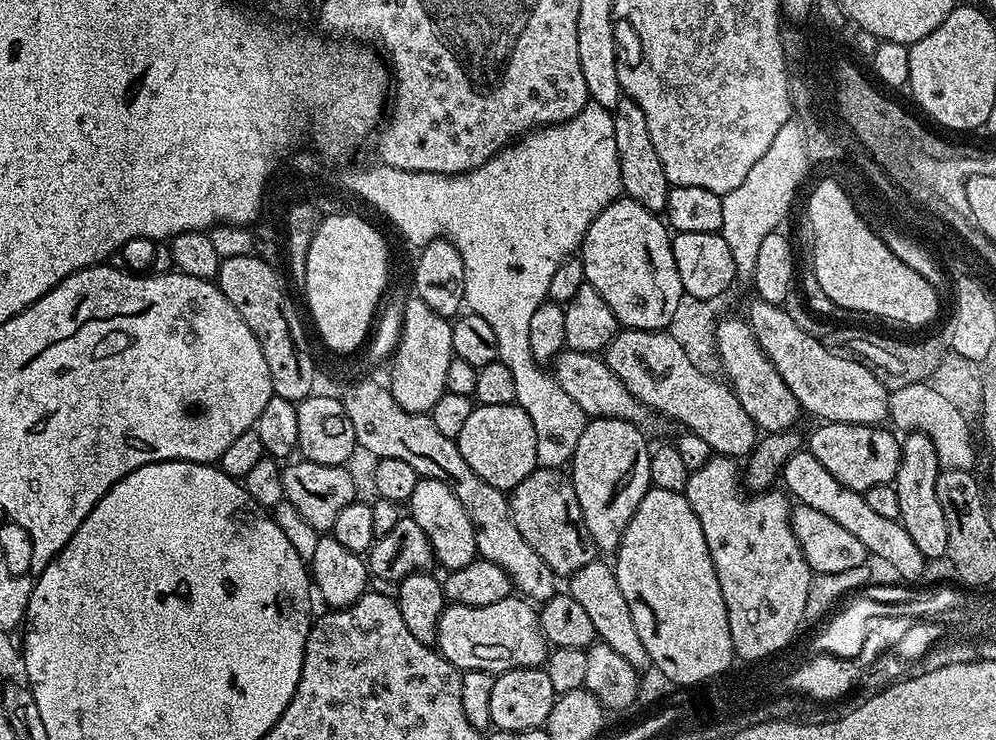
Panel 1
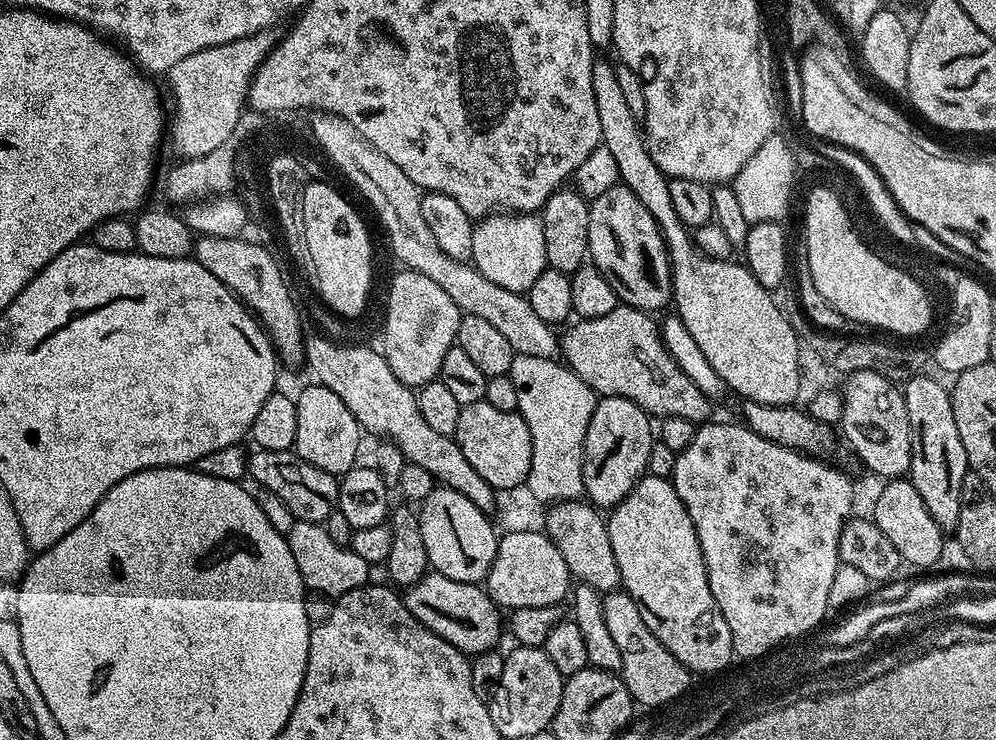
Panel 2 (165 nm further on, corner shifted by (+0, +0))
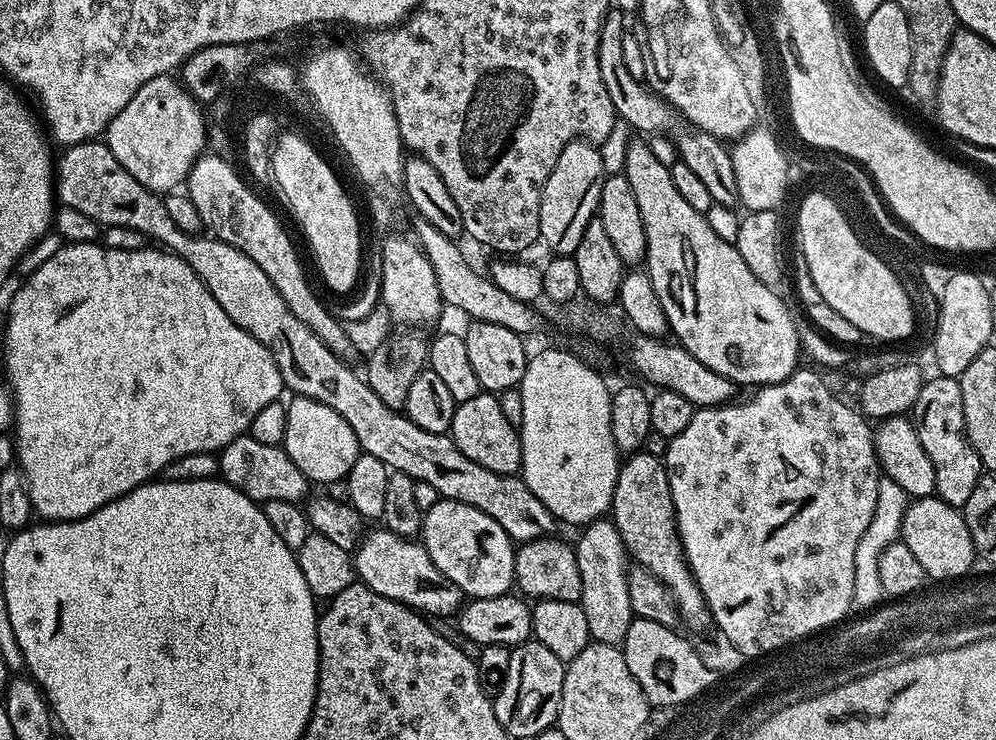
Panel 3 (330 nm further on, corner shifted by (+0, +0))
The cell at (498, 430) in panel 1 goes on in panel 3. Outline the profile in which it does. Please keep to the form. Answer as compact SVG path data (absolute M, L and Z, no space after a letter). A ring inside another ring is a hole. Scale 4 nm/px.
M481 394L470 398L470 402L456 405L450 435L470 462L478 462L478 466L494 470L494 474L515 476L519 473L522 462L520 434L517 425L506 422L506 414L502 414L502 406L495 395Z

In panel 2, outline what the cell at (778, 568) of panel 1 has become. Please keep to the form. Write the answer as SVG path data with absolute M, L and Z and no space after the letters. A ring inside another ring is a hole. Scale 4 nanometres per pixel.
M705 422L696 430L696 436L686 446L686 450L676 453L676 465L671 474L672 485L678 490L678 498L686 506L690 518L694 522L694 530L698 534L698 542L702 546L702 554L706 562L706 574L710 582L710 594L714 594L714 602L718 602L718 610L722 610L722 618L726 618L726 626L730 626L732 647L739 648L744 655L762 652L768 645L776 643L782 636L800 632L814 622L820 624L823 616L830 612L828 599L830 586L834 583L834 574L840 568L840 532L848 523L852 512L852 480L840 468L831 468L827 459L805 456L781 444L770 442L743 423L712 424Z

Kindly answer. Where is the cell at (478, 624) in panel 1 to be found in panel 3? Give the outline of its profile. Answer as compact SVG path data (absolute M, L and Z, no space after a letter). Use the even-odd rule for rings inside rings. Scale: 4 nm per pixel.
M383 526L377 528L377 532L369 531L361 539L354 552L354 572L359 583L374 590L374 594L382 594L382 598L405 604L406 607L429 617L451 617L461 607L461 590L441 574L438 566L434 566L423 543L415 539L404 540Z

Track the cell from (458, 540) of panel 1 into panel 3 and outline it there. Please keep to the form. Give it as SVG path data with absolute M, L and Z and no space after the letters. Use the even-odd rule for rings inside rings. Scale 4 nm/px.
M441 498L424 512L422 543L434 566L438 566L441 574L458 586L465 597L473 600L494 598L507 596L513 591L516 548L506 530L502 530L490 514L482 514L482 510L457 500Z

